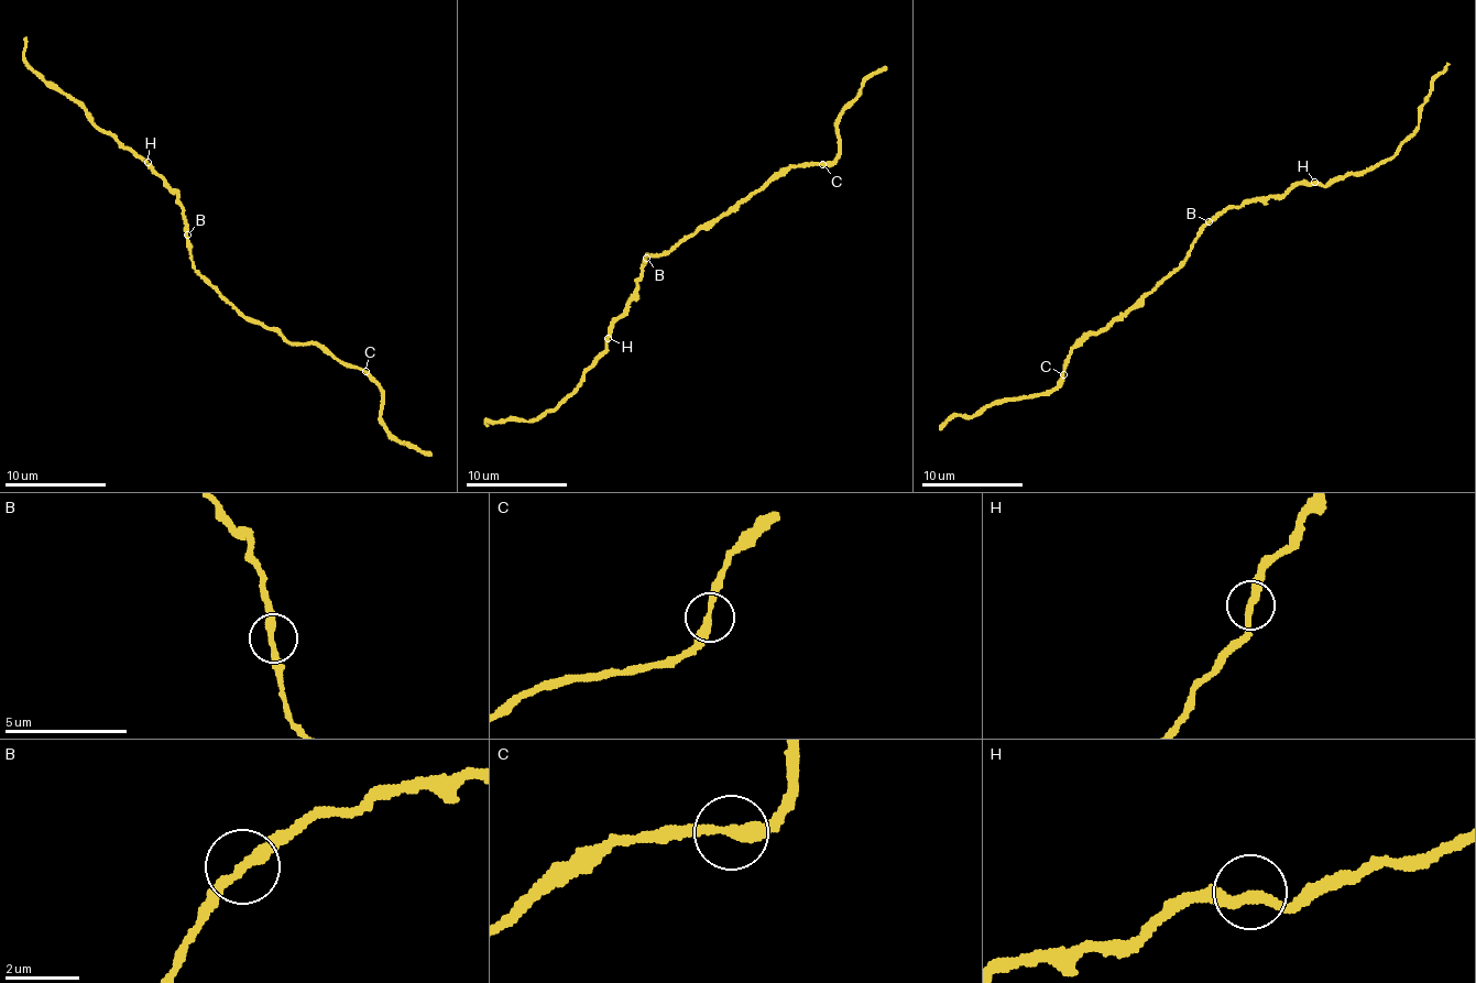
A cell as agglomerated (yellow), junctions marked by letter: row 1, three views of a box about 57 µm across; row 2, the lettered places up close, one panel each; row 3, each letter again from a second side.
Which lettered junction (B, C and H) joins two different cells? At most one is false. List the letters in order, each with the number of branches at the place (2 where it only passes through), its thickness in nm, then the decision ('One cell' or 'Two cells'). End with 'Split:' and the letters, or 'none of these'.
B: Branches: 2. Thickness 280 nm. One cell
C: Branches: 2. Thickness 280 nm. One cell
H: Branches: 2. Thickness 280 nm. One cell
Split: none of these

